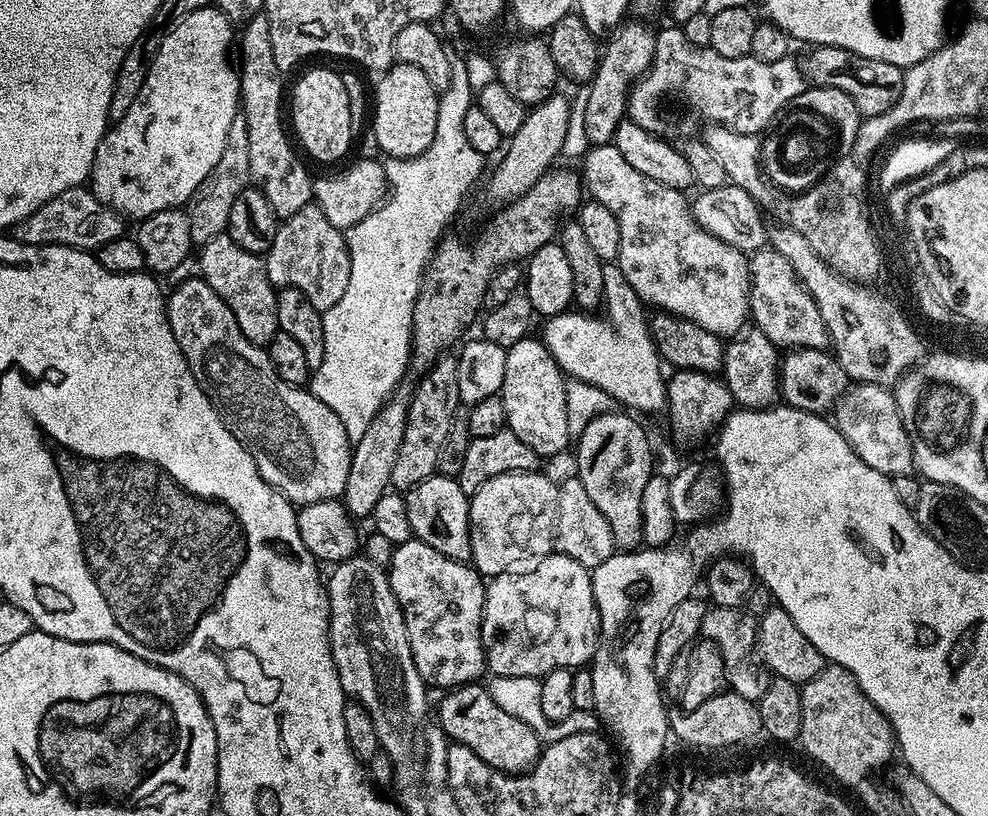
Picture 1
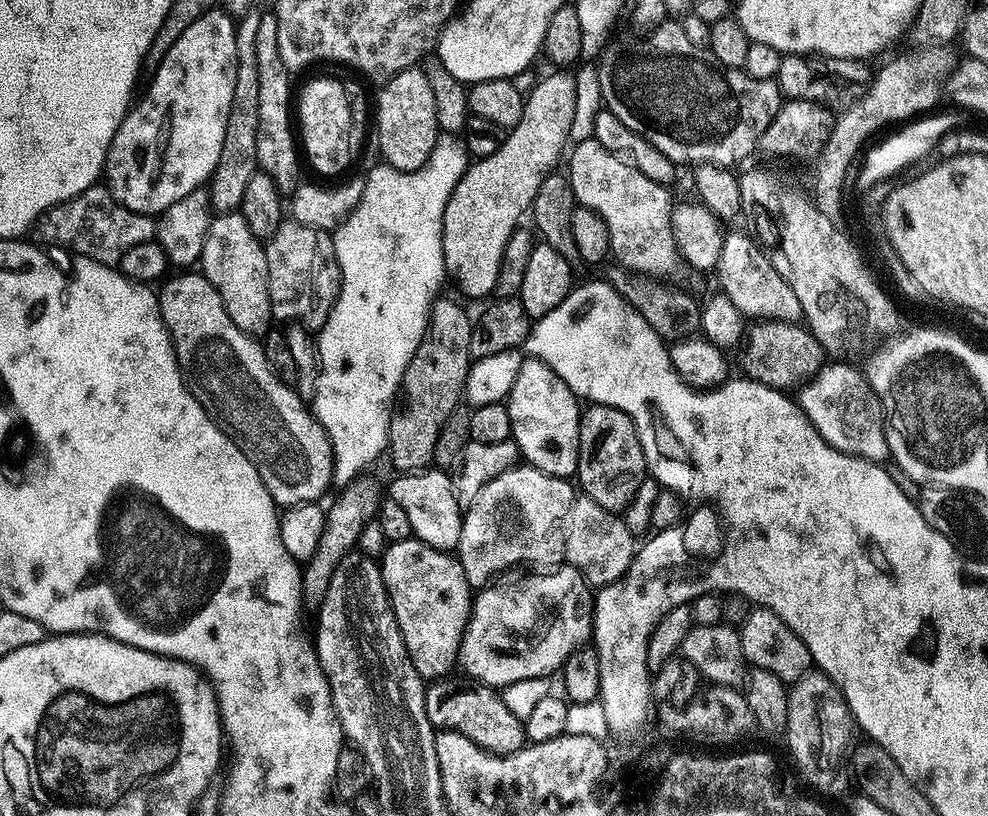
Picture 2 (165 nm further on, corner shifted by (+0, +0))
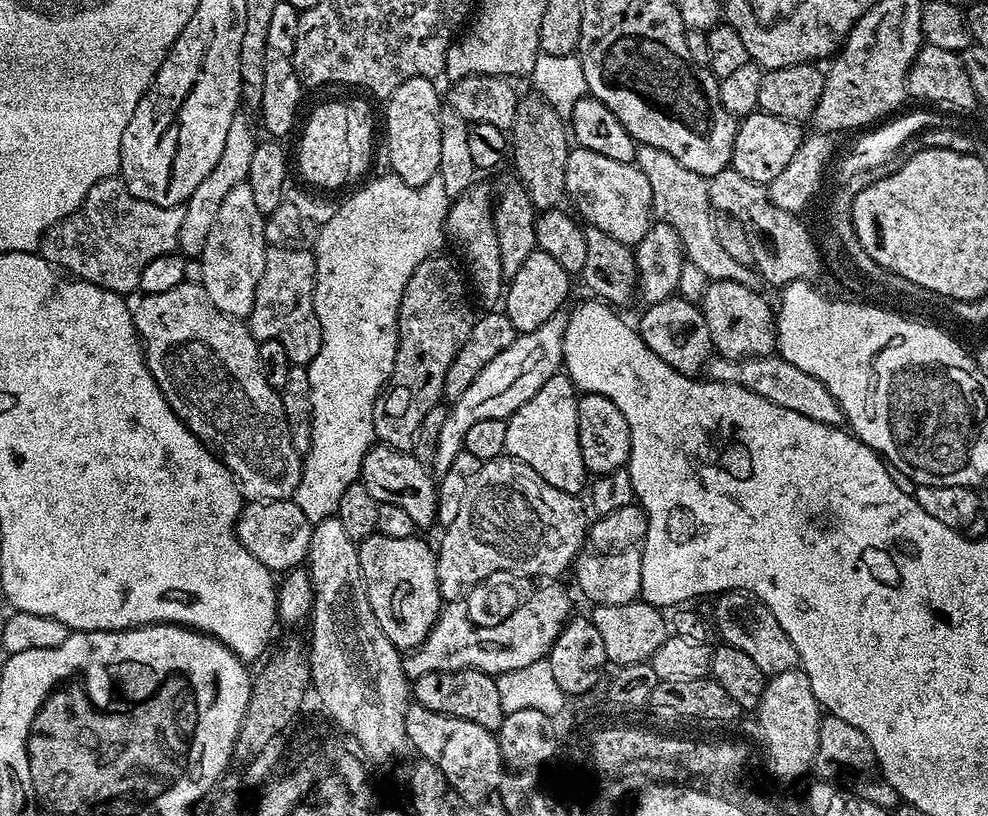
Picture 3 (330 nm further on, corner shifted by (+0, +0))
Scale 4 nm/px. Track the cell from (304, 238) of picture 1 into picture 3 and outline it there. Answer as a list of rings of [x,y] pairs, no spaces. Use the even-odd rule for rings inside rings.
[[[269,247],[254,298],[254,310],[246,317],[246,323],[256,341],[282,342],[292,365],[311,364],[318,350],[322,350],[322,326],[314,310],[315,285],[316,258],[307,247]]]

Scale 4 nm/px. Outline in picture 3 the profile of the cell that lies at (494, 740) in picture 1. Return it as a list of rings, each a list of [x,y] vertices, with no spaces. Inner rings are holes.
[[[473,668],[422,674],[422,678],[411,681],[410,696],[415,703],[426,706],[426,710],[462,718],[466,722],[478,722],[478,726],[493,734],[499,732],[506,715],[502,710],[496,676]]]

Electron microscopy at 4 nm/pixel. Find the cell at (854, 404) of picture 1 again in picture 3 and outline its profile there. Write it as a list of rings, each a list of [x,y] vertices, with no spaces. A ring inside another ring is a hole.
[[[719,354],[713,355],[706,365],[706,376],[709,381],[718,384],[737,384],[770,402],[774,406],[782,406],[786,410],[794,410],[798,414],[806,414],[806,418],[814,418],[814,422],[823,424],[839,425],[842,420],[840,404],[826,390],[814,376],[806,370],[798,370],[794,362],[786,362],[779,354],[767,356],[747,356],[741,360],[731,360]]]

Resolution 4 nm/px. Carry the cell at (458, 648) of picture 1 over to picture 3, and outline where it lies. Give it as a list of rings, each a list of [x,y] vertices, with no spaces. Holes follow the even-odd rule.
[[[382,535],[367,536],[359,541],[360,561],[370,610],[382,626],[382,634],[401,650],[416,648],[430,634],[434,622],[440,617],[442,597],[438,586],[436,552],[416,536],[386,538]]]

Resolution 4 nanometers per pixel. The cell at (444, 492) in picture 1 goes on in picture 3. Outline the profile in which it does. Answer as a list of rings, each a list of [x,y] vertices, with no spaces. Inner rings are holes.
[[[377,443],[362,462],[359,483],[364,484],[370,494],[374,494],[379,504],[394,502],[394,506],[402,506],[402,510],[414,518],[417,529],[424,530],[436,524],[438,484],[431,475],[433,473],[425,464],[418,462],[412,452],[400,452],[396,448],[389,448],[387,444]]]

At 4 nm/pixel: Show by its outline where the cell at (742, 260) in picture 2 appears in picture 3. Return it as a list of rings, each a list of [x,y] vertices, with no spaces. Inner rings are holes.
[[[654,146],[637,147],[634,163],[642,170],[642,174],[646,174],[650,182],[655,219],[669,224],[680,235],[687,263],[699,266],[702,274],[706,274],[709,281],[729,280],[744,284],[747,288],[756,288],[758,273],[755,267],[730,258],[730,254],[722,250],[722,242],[718,242],[714,209],[708,193],[708,180],[694,174],[694,170],[686,170],[686,166],[678,162],[678,158],[670,158],[666,150],[658,150]]]

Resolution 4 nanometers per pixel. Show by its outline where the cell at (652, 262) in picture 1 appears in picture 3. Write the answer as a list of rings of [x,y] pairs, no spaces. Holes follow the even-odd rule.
[[[573,147],[566,158],[564,191],[570,204],[572,200],[571,207],[585,221],[588,219],[591,227],[606,230],[610,238],[618,238],[623,244],[635,246],[642,242],[646,230],[654,223],[650,182],[635,163],[614,162],[614,158],[594,154],[594,150]]]

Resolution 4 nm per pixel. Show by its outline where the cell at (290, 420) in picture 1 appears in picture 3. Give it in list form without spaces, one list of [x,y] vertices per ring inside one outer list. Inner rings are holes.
[[[185,282],[179,284],[174,286],[174,290],[166,290],[166,294],[141,295],[139,297],[141,300],[134,304],[132,320],[136,323],[136,333],[140,335],[140,343],[144,349],[144,361],[148,364],[150,374],[154,378],[154,382],[158,382],[166,402],[170,402],[170,406],[174,410],[174,414],[178,414],[178,418],[182,423],[203,444],[215,449],[225,466],[232,471],[232,475],[236,478],[236,483],[240,485],[241,497],[245,501],[286,500],[295,497],[300,475],[304,473],[302,453],[297,450],[292,441],[292,435],[286,422],[286,414],[282,410],[279,391],[272,388],[270,382],[266,382],[266,378],[262,378],[262,370],[258,366],[258,341],[252,337],[252,332],[243,319],[231,316],[230,314],[222,314],[222,310],[218,310],[218,306],[214,306],[214,302],[210,302],[203,283],[195,283]]]

